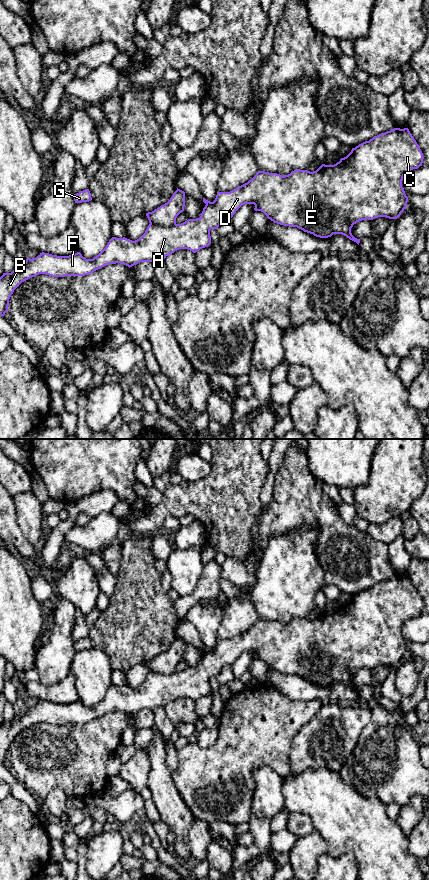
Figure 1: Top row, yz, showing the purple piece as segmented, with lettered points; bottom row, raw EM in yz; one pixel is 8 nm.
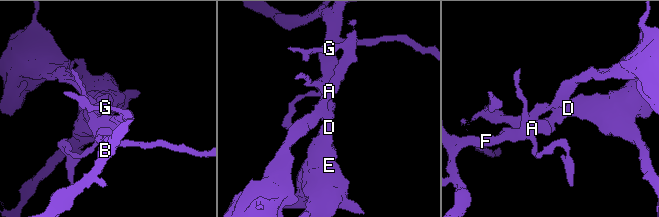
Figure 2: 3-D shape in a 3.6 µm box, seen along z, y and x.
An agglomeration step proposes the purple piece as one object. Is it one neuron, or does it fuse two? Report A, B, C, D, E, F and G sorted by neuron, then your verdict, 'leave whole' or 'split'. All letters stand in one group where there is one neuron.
A B C D E F / G | split

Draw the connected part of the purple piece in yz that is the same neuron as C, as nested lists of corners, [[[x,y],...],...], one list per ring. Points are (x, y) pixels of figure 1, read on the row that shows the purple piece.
[[[394,128],[365,141],[334,165],[322,164],[316,171],[296,169],[282,176],[258,171],[247,183],[230,192],[218,192],[213,202],[206,204],[201,216],[181,224],[166,227],[150,223],[145,233],[132,241],[125,237],[112,237],[107,246],[93,259],[86,259],[80,252],[69,256],[57,256],[42,252],[36,258],[27,258],[11,273],[0,277],[0,315],[8,311],[9,299],[24,281],[39,274],[52,277],[85,276],[108,264],[124,264],[129,268],[140,262],[165,259],[179,249],[196,253],[211,244],[210,230],[217,229],[224,218],[233,217],[244,204],[254,204],[255,211],[263,212],[274,223],[297,227],[316,237],[328,238],[342,234],[358,245],[360,239],[351,233],[354,224],[378,217],[397,219],[406,209],[408,197],[402,187],[404,175],[422,166],[423,153],[408,128]]]

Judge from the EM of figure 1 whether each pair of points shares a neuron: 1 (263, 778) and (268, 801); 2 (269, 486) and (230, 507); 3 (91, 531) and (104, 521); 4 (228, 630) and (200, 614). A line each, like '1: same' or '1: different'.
1: same
2: different
3: same
4: different

